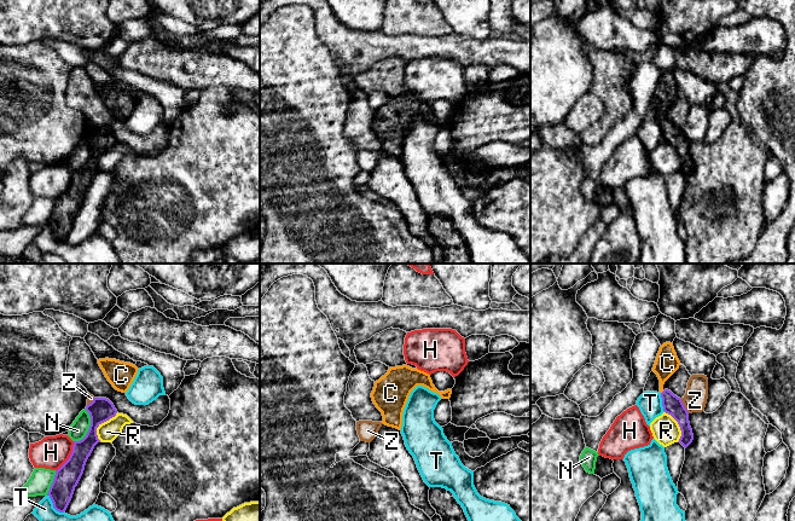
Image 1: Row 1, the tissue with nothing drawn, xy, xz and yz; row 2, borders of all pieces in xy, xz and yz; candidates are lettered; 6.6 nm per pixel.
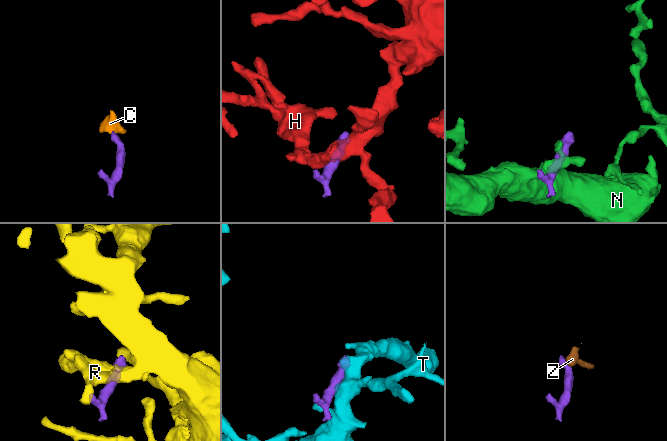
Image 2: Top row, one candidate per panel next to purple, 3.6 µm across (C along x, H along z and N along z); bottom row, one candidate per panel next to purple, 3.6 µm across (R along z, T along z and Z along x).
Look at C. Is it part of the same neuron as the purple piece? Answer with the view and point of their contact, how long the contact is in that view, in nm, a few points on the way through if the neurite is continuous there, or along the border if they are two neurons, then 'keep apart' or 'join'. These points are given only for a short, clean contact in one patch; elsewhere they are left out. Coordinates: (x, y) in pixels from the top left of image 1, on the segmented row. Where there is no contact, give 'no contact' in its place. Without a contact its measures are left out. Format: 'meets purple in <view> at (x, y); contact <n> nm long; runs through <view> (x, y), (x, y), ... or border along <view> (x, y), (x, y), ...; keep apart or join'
meets purple in yz at (662, 392); contact 30 nm long; runs through yz (672, 405), (662, 392), (661, 382), (667, 363); join

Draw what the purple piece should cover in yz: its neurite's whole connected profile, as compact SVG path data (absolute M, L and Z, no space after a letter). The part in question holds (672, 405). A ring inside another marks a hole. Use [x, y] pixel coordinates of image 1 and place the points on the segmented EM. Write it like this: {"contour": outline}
{"contour": "M665 389L661 393L661 398L663 411L671 415L679 424L681 430L679 442L686 448L694 440L692 429L689 422L689 412L681 399L674 395L671 390Z"}

